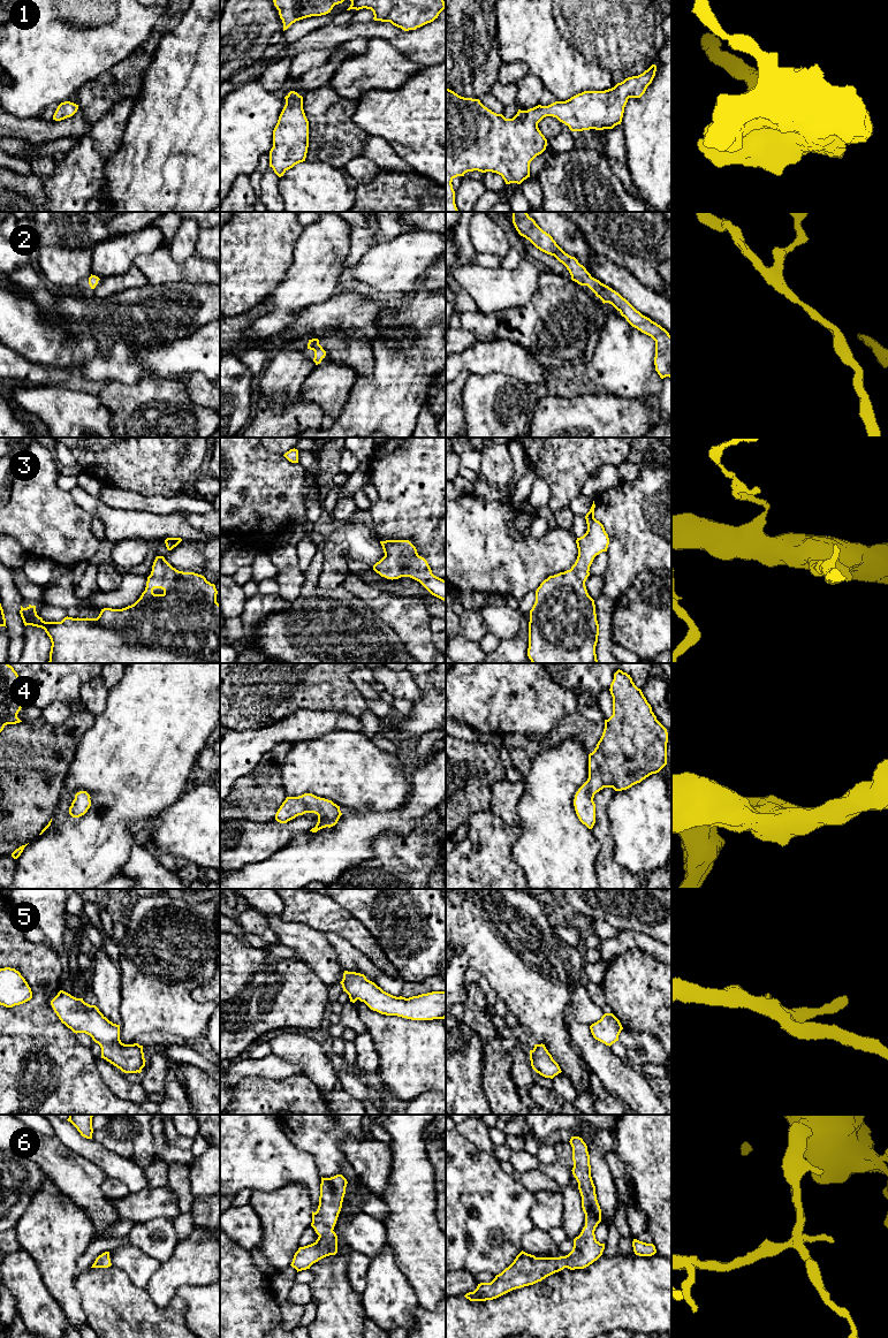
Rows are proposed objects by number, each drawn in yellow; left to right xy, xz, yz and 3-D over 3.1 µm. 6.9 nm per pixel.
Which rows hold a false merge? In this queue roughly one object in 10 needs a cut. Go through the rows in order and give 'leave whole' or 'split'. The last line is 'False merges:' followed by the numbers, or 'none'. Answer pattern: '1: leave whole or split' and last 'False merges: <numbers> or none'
1: leave whole
2: leave whole
3: leave whole
4: leave whole
5: leave whole
6: leave whole
False merges: none

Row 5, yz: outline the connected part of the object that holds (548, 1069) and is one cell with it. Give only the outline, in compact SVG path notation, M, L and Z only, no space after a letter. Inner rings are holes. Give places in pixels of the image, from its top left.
M534 1044L530 1050L530 1060L532 1069L545 1078L553 1079L561 1073L559 1064L553 1059L545 1044Z

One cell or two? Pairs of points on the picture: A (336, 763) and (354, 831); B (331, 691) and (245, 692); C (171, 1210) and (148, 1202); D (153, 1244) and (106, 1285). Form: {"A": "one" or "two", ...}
{"A": "two", "B": "one", "C": "one", "D": "two"}

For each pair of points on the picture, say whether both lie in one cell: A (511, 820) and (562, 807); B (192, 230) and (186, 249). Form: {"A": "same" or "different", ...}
{"A": "different", "B": "same"}

